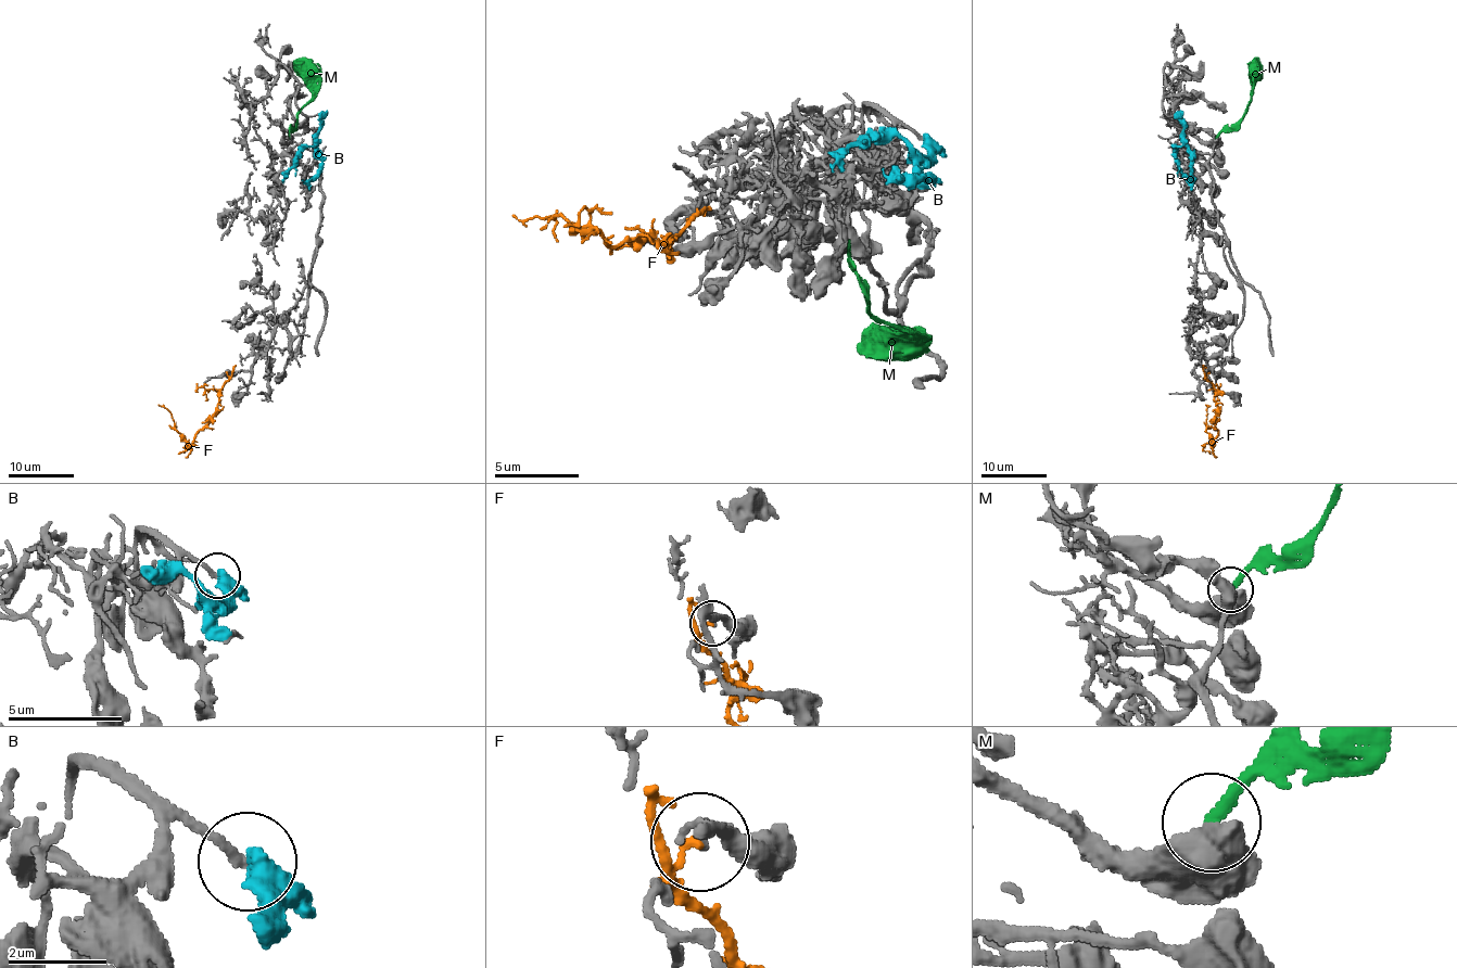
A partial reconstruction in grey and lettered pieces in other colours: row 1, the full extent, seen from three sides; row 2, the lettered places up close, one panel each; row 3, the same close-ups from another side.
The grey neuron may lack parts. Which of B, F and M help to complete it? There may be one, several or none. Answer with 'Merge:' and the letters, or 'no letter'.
Merge: no letter

